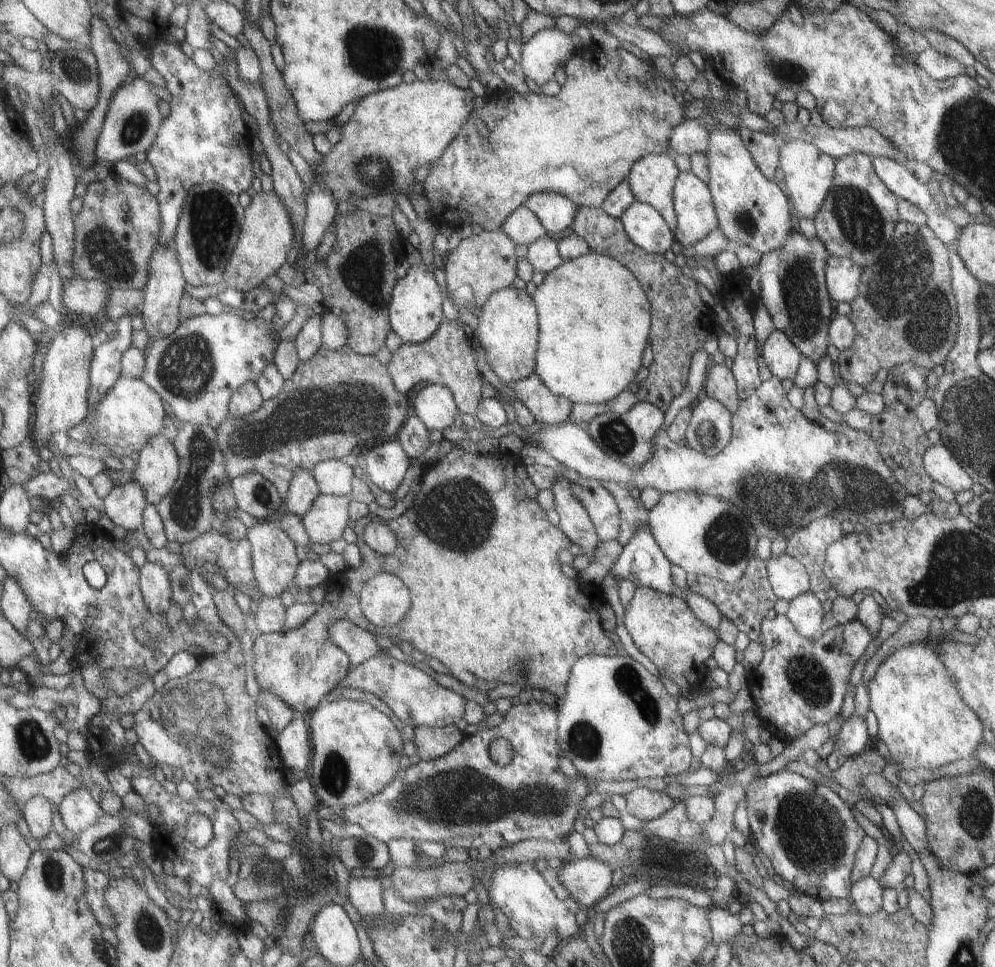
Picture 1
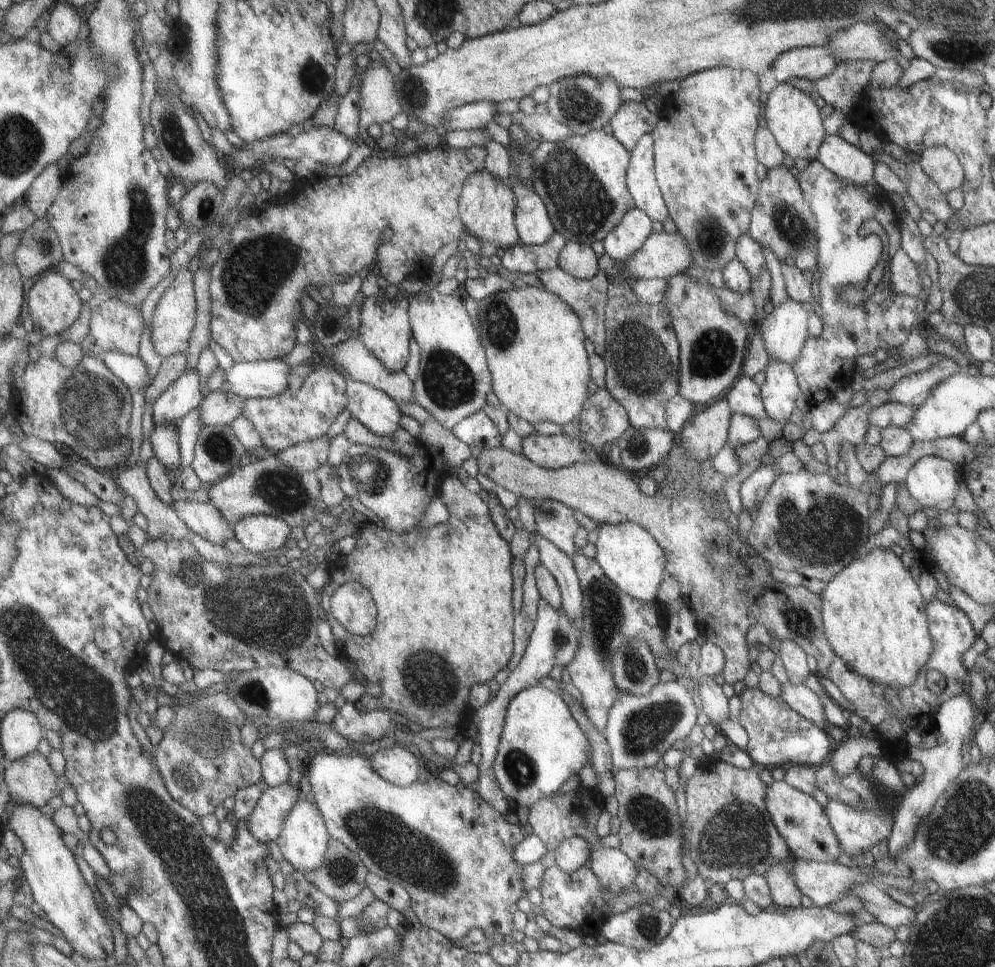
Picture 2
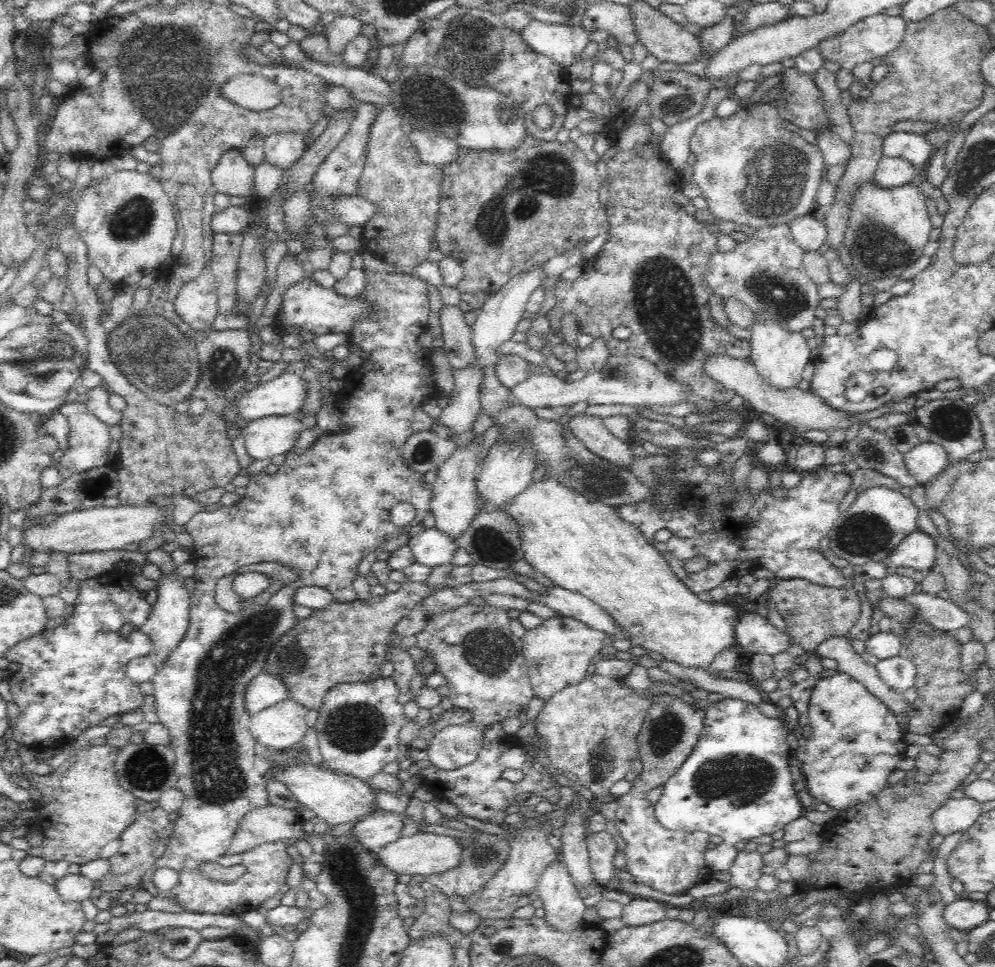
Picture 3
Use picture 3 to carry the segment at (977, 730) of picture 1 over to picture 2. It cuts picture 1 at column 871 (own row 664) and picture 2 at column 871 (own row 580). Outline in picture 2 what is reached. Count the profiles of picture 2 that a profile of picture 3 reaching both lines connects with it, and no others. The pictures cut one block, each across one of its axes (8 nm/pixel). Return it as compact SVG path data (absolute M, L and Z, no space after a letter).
M878 547L858 556L837 574L834 574L821 592L823 632L832 653L863 678L885 686L909 686L924 667L932 651L929 638L924 600L917 583L892 551Z

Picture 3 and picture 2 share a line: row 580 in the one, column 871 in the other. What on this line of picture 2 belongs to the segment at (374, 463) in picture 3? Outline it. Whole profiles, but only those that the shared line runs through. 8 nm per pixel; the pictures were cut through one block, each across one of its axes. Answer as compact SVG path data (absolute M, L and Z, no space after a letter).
M812 160L806 165L805 170L799 172L796 178L800 189L803 191L805 199L808 201L809 210L813 213L816 225L814 235L816 236L816 268L819 273L819 305L817 313L822 321L821 333L818 336L807 337L802 344L801 350L797 355L796 361L793 361L791 370L794 372L800 394L803 394L809 406L815 403L831 398L831 390L837 387L845 387L850 384L856 375L855 358L861 354L873 354L875 350L879 350L882 354L884 351L893 348L893 346L901 345L909 334L909 328L915 323L919 314L923 311L924 302L921 302L917 296L895 294L889 288L890 269L886 268L881 275L874 291L858 304L851 305L844 303L839 299L839 292L844 286L851 285L856 289L862 289L871 268L876 265L880 258L882 243L876 234L860 235L860 226L865 219L875 218L881 225L881 228L888 236L888 256L897 255L899 253L899 233L897 216L890 197L882 192L869 194L865 191L864 186L851 185L843 186L840 177L829 172L817 160Z

